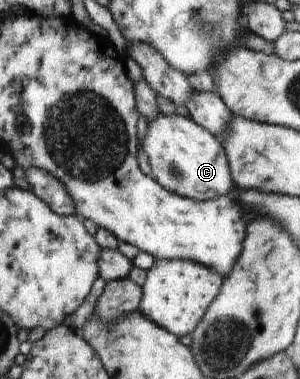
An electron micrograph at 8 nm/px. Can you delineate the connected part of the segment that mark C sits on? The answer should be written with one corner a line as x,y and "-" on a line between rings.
158,113
149,120
140,149
146,152
153,179
171,193
206,201
230,192
234,188
226,151
218,136
193,121
176,113

